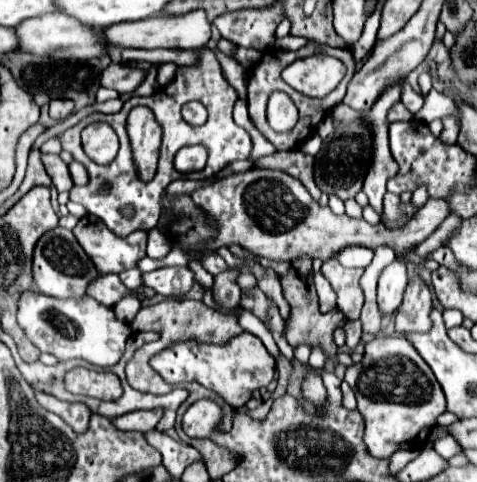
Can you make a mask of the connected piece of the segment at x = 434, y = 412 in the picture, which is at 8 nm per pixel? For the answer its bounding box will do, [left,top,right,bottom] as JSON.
[345,337,445,459]

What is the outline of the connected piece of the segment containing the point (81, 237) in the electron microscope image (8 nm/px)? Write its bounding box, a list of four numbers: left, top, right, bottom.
[73,215,147,275]

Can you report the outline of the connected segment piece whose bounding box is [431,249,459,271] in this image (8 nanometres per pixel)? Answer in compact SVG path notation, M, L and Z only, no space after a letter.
M445 249L445 251L433 251L431 259L435 259L439 265L447 267L449 271L457 271L459 269L459 265L455 263L455 255L449 249Z

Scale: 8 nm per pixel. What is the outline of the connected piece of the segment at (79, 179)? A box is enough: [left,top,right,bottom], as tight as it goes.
[69,159,87,185]

